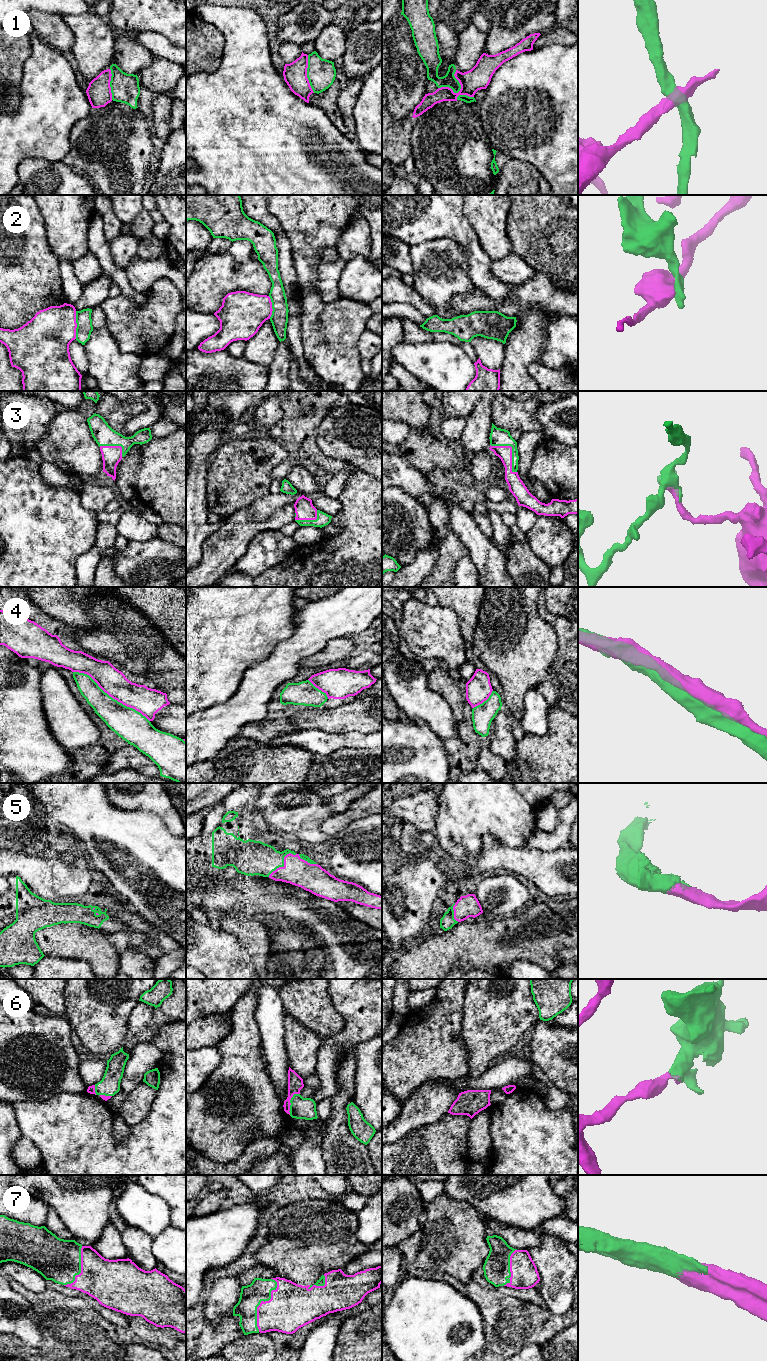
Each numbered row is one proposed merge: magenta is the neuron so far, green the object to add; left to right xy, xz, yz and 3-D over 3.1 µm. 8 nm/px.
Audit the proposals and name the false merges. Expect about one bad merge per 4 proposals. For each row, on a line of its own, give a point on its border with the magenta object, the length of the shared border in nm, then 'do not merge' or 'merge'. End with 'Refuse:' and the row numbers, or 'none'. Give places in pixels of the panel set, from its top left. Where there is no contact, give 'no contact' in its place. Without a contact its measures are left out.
1: yz (459, 91) | 220 nm | do not merge
2: xy (76, 325) | 220 nm | do not merge
3: yz (511, 450) | 320 nm | merge
4: xy (111, 696) | 750 nm | merge
5: xz (284, 863) | 300 nm | merge
6: xz (289, 1102) | 190 nm | merge
7: xz (261, 1302) | 440 nm | merge
Refuse: 1, 2

